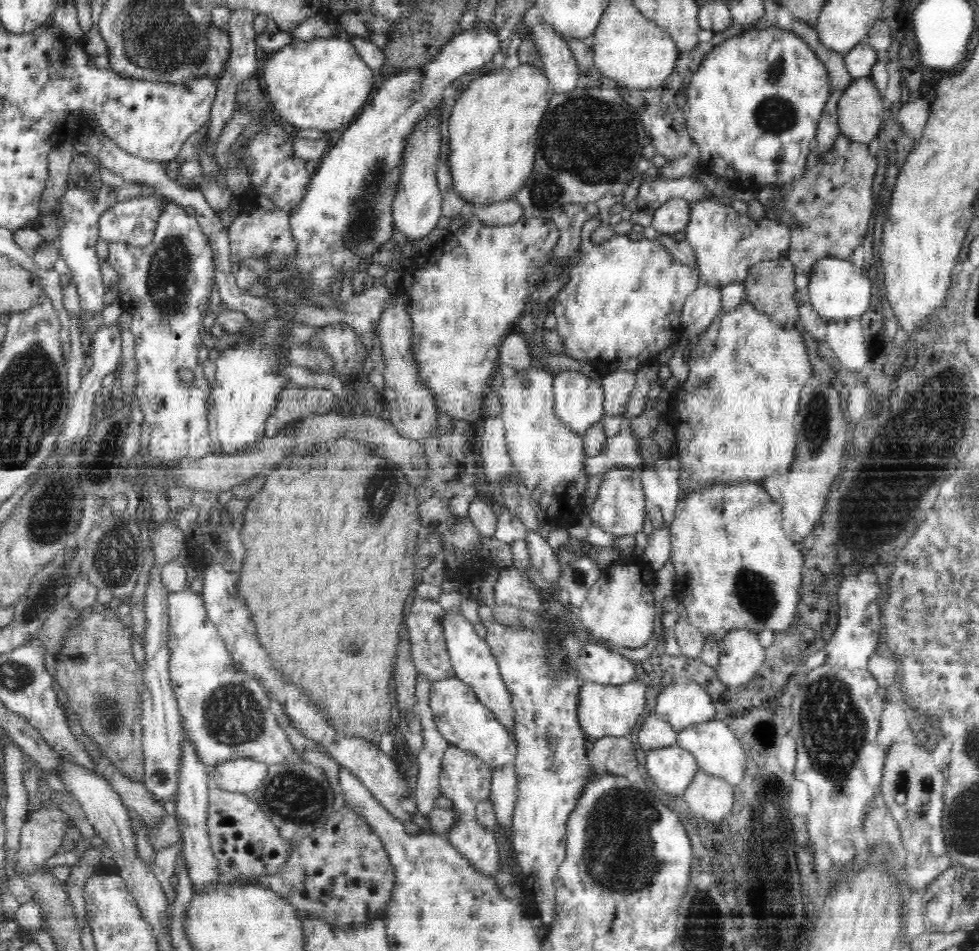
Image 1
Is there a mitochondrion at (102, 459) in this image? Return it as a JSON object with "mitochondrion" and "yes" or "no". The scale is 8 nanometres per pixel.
{"mitochondrion":"yes"}

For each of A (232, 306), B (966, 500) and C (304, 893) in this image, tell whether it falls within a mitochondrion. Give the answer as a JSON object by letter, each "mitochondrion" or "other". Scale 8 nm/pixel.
{"A":"other","B":"mitochondrion","C":"other"}

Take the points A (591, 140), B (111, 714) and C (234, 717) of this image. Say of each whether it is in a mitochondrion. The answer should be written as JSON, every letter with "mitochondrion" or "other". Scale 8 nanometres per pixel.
{"A":"mitochondrion","B":"mitochondrion","C":"mitochondrion"}

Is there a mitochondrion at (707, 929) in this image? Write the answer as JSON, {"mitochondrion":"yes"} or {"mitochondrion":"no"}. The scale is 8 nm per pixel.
{"mitochondrion":"yes"}

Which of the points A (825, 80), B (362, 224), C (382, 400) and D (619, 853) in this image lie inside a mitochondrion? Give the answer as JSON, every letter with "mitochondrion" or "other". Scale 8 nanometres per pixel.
{"A":"other","B":"mitochondrion","C":"other","D":"mitochondrion"}

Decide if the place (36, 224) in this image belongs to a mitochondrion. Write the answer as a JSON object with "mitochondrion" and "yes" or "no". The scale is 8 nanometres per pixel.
{"mitochondrion":"no"}

